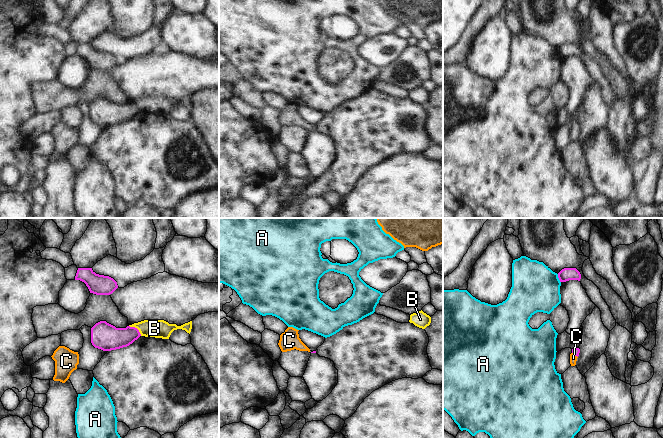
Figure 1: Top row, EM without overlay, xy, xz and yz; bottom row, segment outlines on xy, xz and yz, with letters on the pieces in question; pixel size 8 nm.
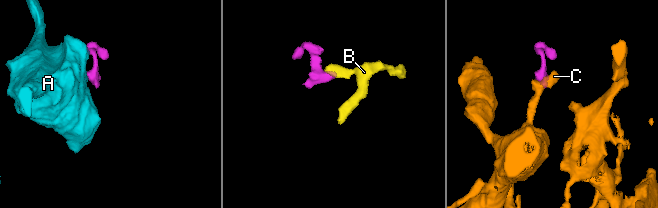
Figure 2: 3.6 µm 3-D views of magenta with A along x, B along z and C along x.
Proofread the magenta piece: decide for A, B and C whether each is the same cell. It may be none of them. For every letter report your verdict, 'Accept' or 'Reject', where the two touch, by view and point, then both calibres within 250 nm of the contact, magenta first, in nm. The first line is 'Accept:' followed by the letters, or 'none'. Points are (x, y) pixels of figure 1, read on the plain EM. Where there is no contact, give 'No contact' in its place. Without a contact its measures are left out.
Accept: C
A: Reject. Touches magenta at yz (558, 53). Thickness 110 nm (magenta) against 380 nm
B: Reject. Touches magenta at xy (136, 104). Thickness 220 nm (magenta) against 140 nm
C: Accept. Touches magenta at yz (575, 131). Thickness 60 nm (magenta) against 60 nm

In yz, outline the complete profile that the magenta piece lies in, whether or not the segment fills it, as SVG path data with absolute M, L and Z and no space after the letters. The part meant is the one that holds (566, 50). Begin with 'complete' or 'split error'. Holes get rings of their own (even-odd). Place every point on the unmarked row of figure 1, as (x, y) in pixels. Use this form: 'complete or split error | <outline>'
complete | M564 44L558 49L558 54L560 58L566 58L569 56L581 55L581 50L576 44Z

